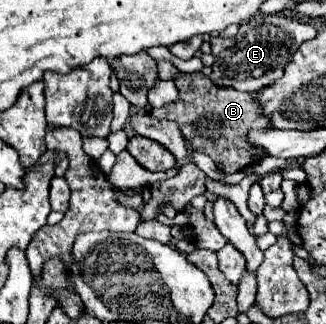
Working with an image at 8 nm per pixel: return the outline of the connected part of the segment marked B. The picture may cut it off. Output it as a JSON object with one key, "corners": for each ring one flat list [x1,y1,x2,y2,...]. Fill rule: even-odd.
{"corners":[[201,71,179,75,175,85,179,89,177,103,151,109,155,119,175,121,191,149,207,153,227,173,247,169,255,161,263,159,263,151,255,151,255,147,247,143,247,131,267,131,267,119,263,119,259,115,259,107,255,107,255,93,235,91,233,87,219,87,211,83,211,79]]}

